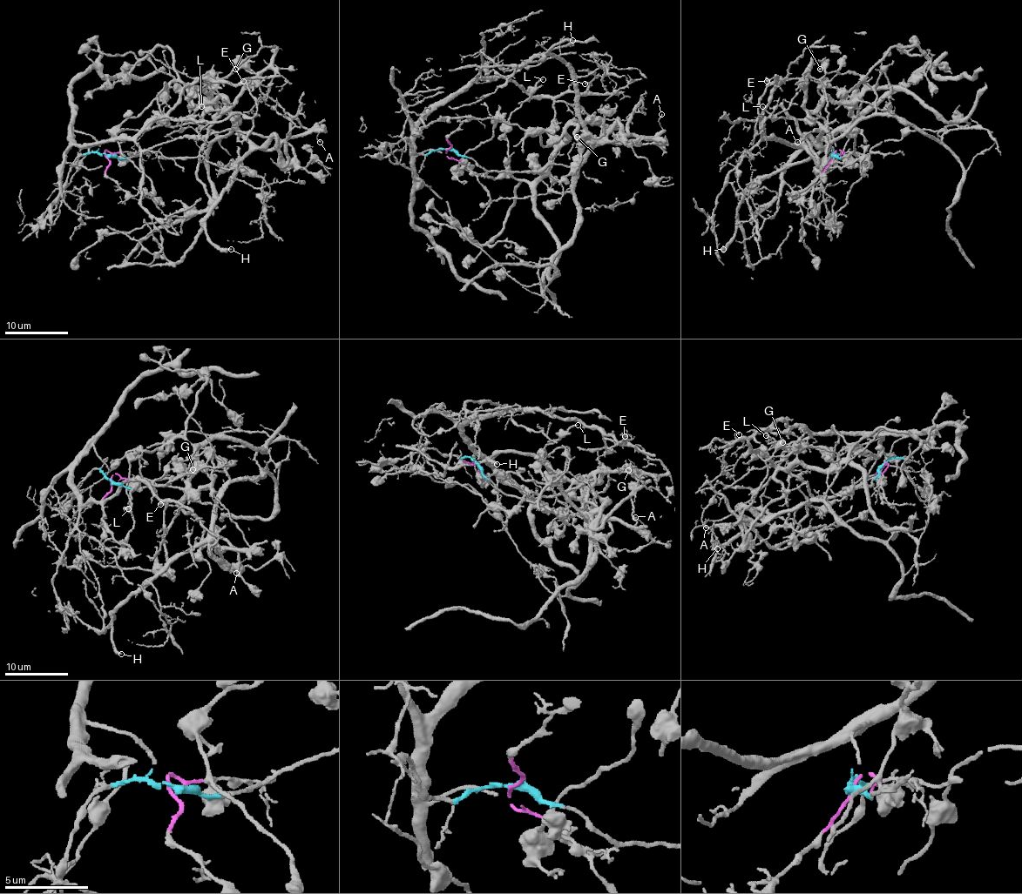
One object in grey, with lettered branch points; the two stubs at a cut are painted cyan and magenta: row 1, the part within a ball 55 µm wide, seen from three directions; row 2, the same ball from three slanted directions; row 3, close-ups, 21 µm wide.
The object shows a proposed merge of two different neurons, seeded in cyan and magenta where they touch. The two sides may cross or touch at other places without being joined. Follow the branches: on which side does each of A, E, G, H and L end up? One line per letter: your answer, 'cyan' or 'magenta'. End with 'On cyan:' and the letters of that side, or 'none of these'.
A: cyan
E: magenta
G: magenta
H: cyan
L: magenta
On cyan: A, H

